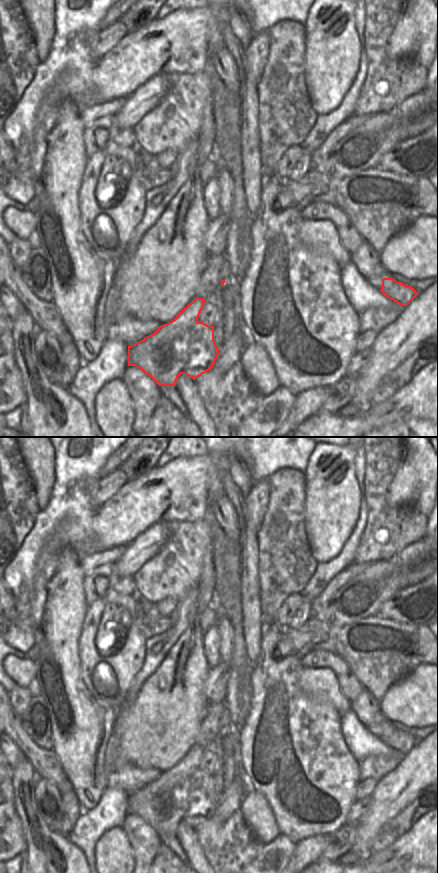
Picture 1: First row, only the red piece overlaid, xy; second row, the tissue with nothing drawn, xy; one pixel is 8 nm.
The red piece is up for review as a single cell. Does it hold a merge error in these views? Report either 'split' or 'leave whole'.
split

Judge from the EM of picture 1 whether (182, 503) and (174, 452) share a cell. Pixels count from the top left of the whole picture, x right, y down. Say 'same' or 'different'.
different

